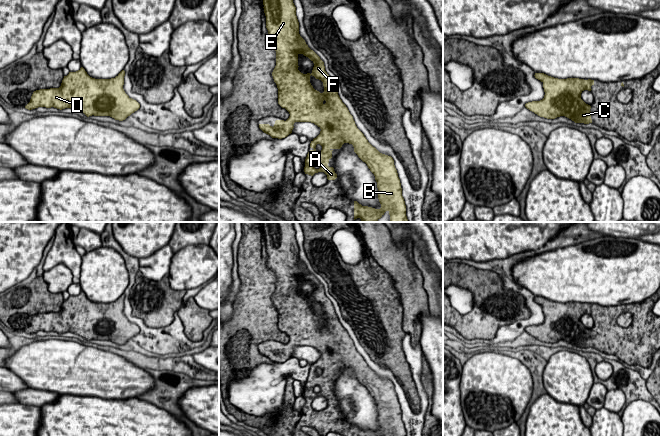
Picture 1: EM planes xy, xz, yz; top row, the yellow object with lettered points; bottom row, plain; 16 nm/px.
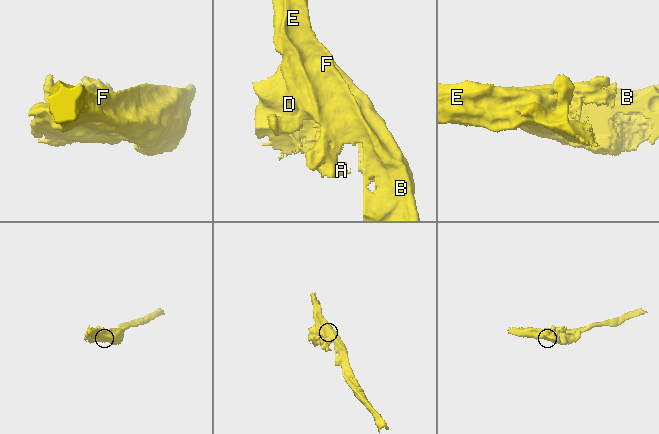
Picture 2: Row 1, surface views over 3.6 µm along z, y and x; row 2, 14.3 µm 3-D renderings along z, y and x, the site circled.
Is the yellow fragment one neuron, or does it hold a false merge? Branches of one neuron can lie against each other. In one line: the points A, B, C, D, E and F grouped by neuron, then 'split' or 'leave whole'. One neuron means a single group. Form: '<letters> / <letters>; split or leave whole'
A B C D E F; leave whole

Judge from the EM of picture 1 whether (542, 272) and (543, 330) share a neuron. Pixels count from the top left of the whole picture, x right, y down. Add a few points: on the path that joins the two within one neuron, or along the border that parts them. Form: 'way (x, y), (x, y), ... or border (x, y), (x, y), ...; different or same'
border (535, 296), (543, 296), (554, 302); different

